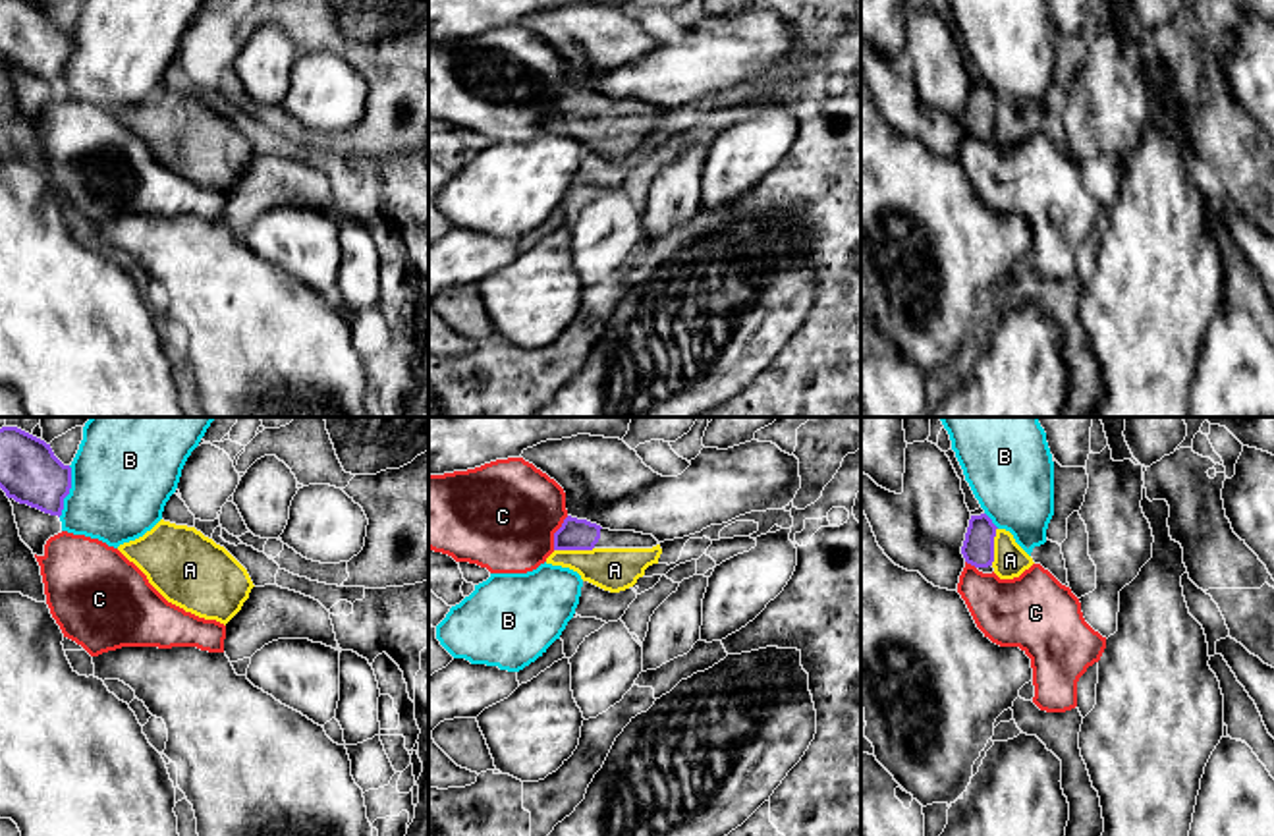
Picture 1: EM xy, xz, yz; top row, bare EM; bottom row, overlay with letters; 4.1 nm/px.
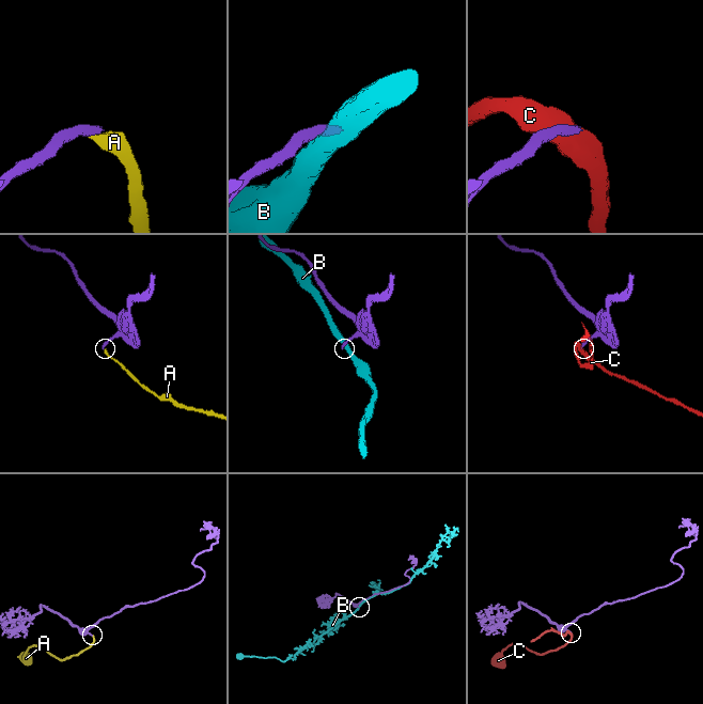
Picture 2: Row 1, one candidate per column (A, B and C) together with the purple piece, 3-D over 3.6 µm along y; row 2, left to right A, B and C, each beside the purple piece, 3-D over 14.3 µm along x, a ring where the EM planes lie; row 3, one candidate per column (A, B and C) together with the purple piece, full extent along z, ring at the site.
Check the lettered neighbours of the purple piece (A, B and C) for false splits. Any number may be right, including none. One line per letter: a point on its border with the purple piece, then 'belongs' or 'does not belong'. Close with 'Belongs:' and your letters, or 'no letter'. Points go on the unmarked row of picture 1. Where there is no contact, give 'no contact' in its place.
A: meets purple in xz at (574, 116); belongs
B: meets purple in xy at (68, 58); does not belong
C: meets purple in xz at (554, 101); does not belong
Belongs: A

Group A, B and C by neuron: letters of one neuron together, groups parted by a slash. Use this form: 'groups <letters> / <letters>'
groups A / B / C

